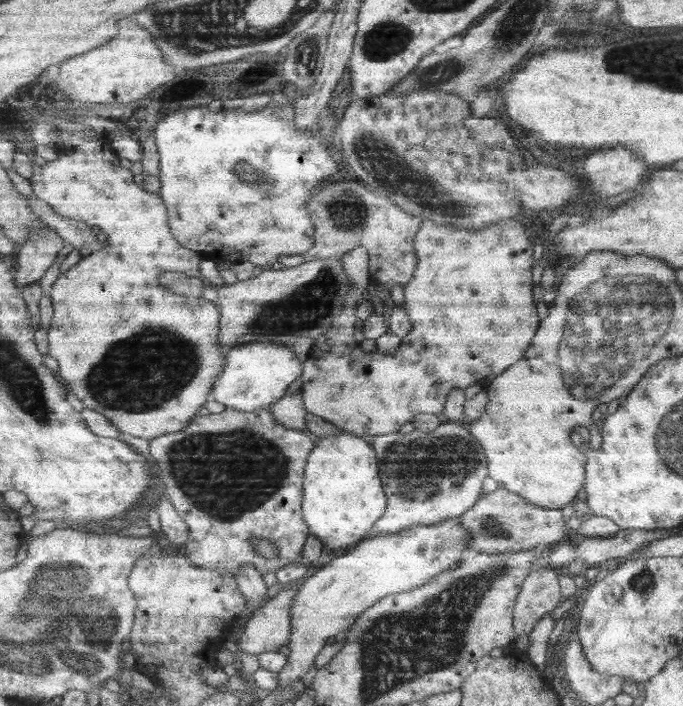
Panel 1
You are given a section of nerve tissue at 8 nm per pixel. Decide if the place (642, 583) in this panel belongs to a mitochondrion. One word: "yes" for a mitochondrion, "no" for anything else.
yes

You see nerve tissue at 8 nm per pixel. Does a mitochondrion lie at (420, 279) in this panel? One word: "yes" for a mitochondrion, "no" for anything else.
no

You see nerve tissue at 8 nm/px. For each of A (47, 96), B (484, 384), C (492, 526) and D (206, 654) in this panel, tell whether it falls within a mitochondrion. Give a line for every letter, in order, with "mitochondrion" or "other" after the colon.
A: other
B: other
C: mitochondrion
D: other

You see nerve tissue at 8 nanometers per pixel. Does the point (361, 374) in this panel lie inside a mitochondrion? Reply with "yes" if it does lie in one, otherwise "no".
no

